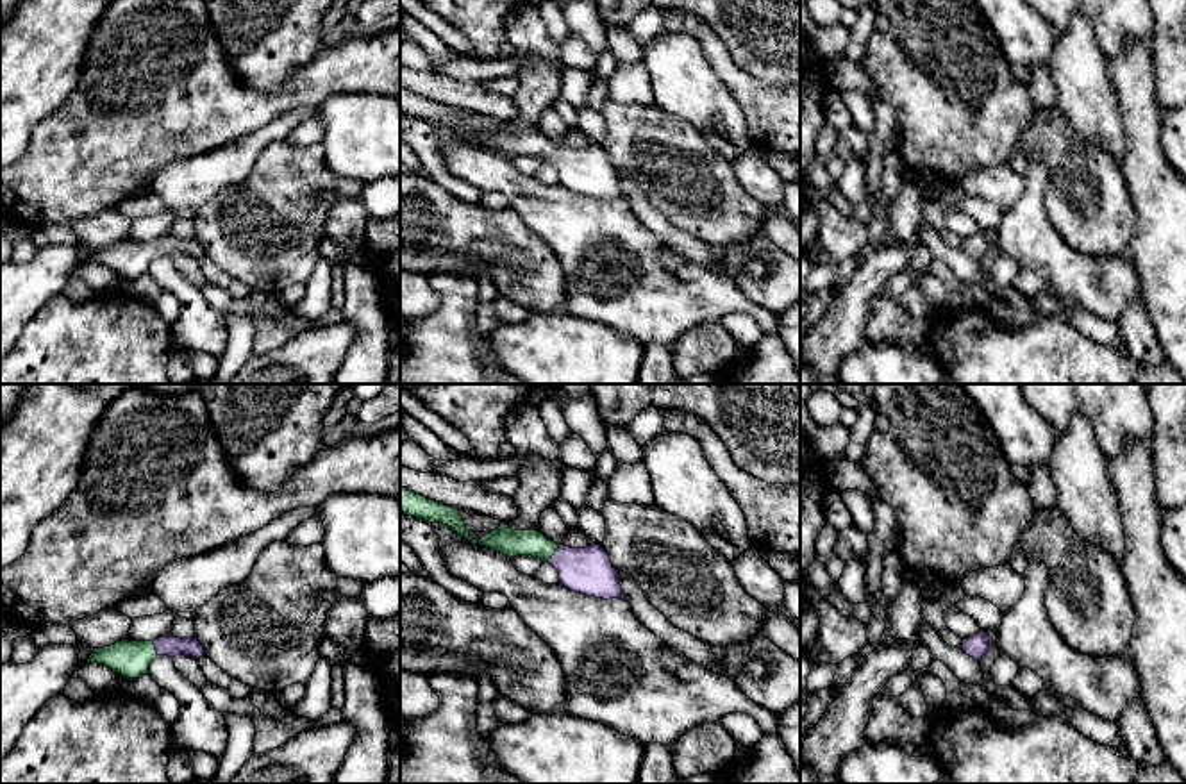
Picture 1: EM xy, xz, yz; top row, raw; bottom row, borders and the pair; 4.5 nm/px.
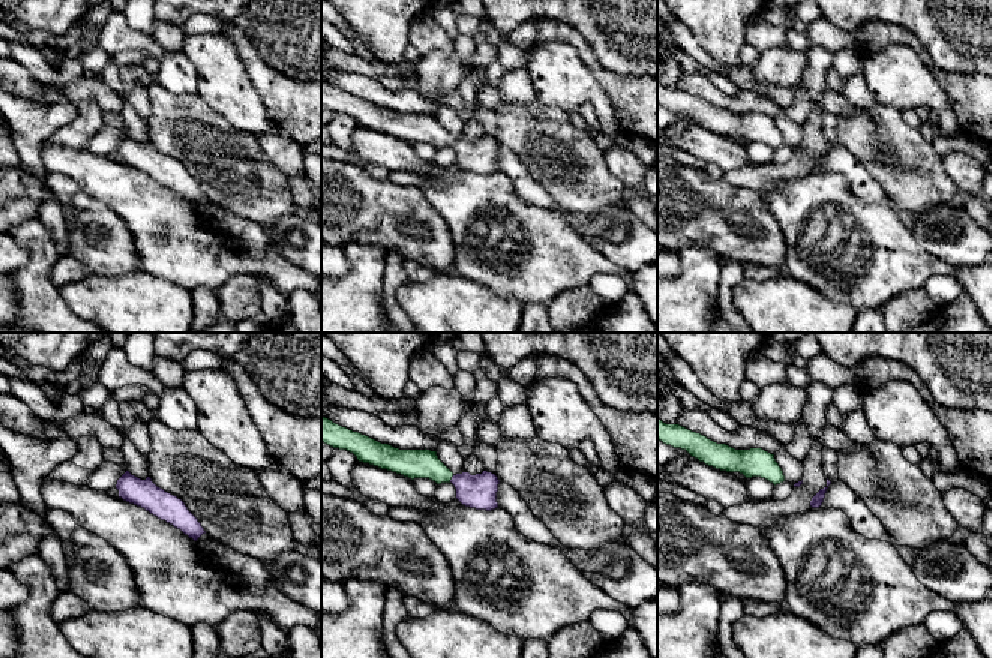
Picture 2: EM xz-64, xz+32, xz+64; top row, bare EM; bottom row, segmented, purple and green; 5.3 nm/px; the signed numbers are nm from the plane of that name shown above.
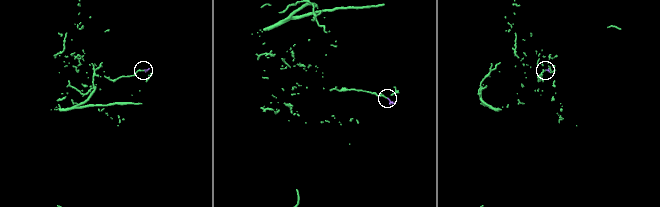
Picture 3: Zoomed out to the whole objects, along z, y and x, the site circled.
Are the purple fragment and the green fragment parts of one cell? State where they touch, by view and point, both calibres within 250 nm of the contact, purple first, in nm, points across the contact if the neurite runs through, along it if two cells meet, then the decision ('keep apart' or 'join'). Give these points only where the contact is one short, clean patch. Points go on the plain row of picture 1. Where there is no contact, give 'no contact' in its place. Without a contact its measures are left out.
meets purple in xz at (554, 154); 220 nm thick on the purple side, 120 nm on the other; runs through xz (588, 170), (581, 170), (554, 154), (534, 143), (504, 140); join

